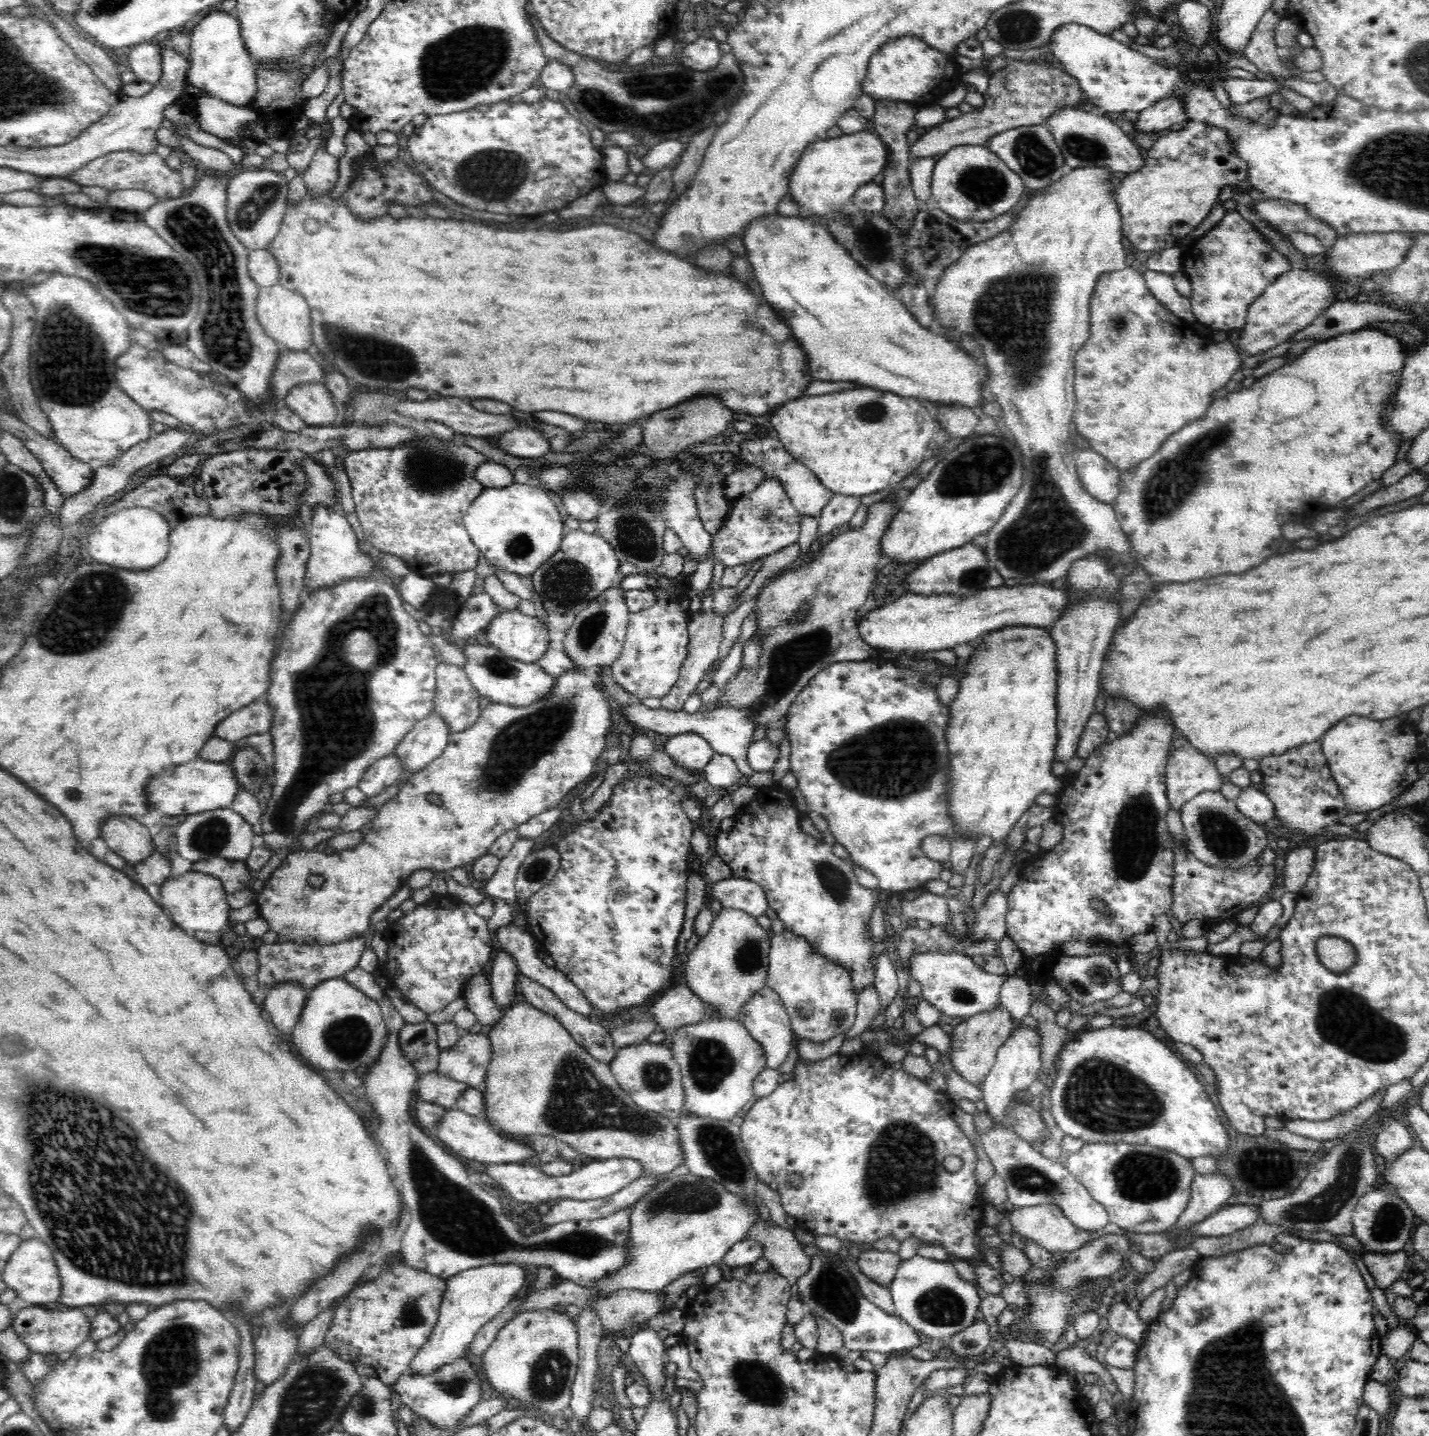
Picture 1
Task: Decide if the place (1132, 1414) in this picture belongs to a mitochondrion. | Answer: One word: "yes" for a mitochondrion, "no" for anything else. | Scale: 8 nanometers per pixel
no

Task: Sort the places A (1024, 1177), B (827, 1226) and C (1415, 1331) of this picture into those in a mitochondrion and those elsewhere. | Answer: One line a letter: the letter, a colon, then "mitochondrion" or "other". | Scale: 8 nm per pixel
A: mitochondrion
B: other
C: other

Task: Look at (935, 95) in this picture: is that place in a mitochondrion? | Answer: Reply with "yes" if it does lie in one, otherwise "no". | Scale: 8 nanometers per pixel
no

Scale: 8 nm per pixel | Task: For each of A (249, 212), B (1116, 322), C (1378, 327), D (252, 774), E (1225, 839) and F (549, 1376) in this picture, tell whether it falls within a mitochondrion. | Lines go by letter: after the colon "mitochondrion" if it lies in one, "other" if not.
A: mitochondrion
B: mitochondrion
C: other
D: mitochondrion
E: mitochondrion
F: mitochondrion

